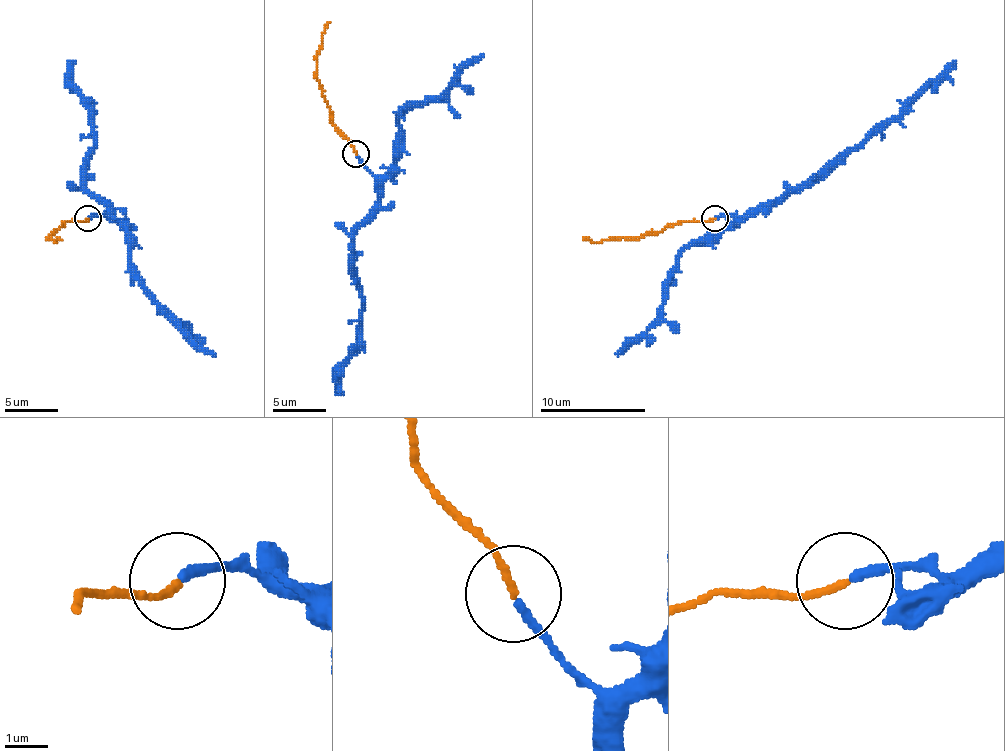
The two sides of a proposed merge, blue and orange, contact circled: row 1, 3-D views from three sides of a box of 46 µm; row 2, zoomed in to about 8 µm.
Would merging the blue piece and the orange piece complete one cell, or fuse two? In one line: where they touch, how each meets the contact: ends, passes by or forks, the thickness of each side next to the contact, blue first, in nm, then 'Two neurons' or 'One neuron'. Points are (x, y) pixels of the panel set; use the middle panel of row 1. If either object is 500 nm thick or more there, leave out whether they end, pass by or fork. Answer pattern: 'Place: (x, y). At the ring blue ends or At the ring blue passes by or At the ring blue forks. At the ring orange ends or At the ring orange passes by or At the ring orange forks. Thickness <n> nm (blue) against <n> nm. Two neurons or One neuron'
Place: (356, 153). At the ring blue ends. At the ring orange ends. Thickness 180 nm (blue) against 160 nm. Two neurons

